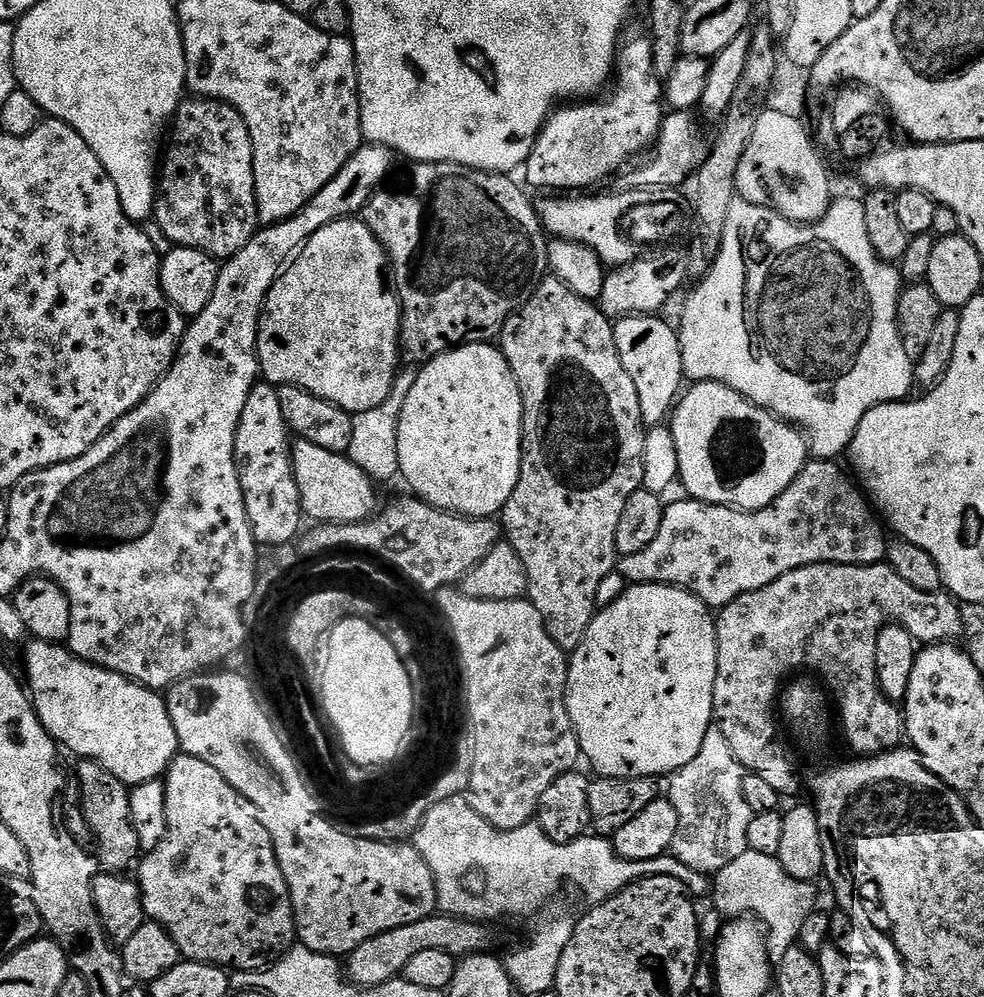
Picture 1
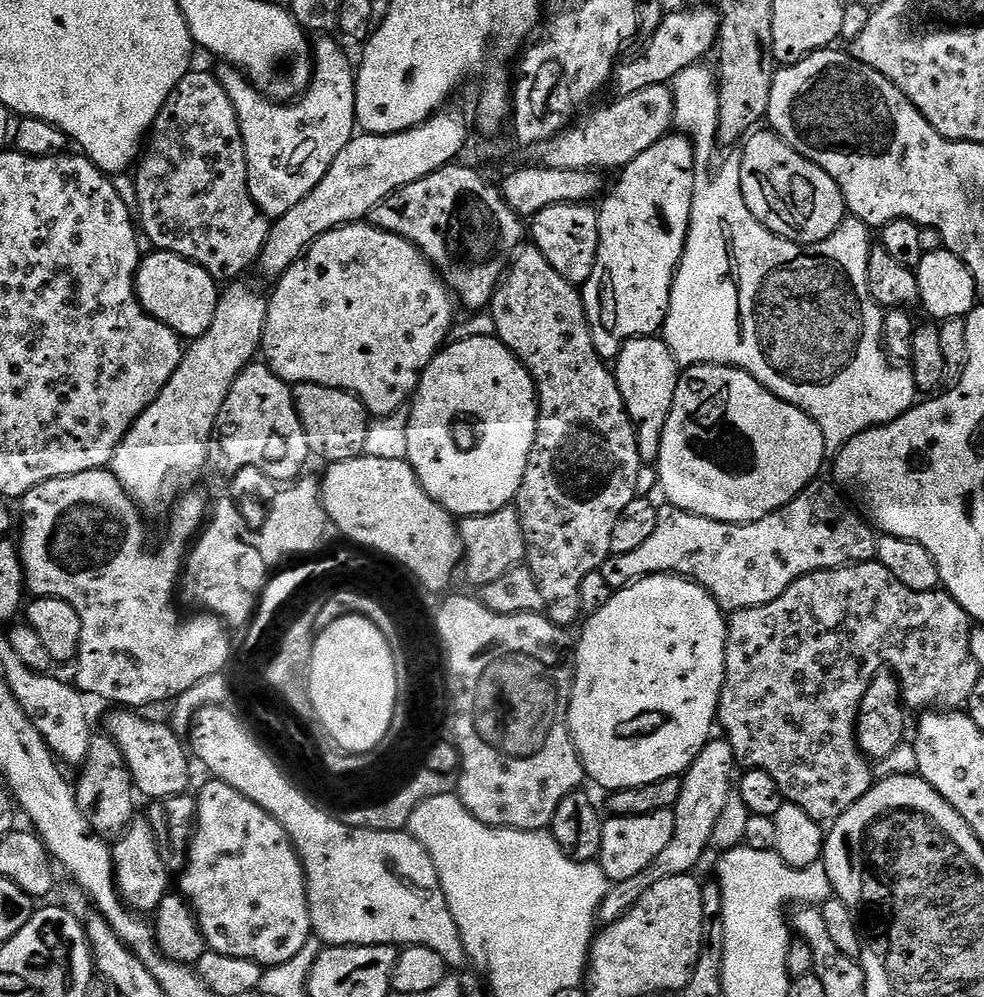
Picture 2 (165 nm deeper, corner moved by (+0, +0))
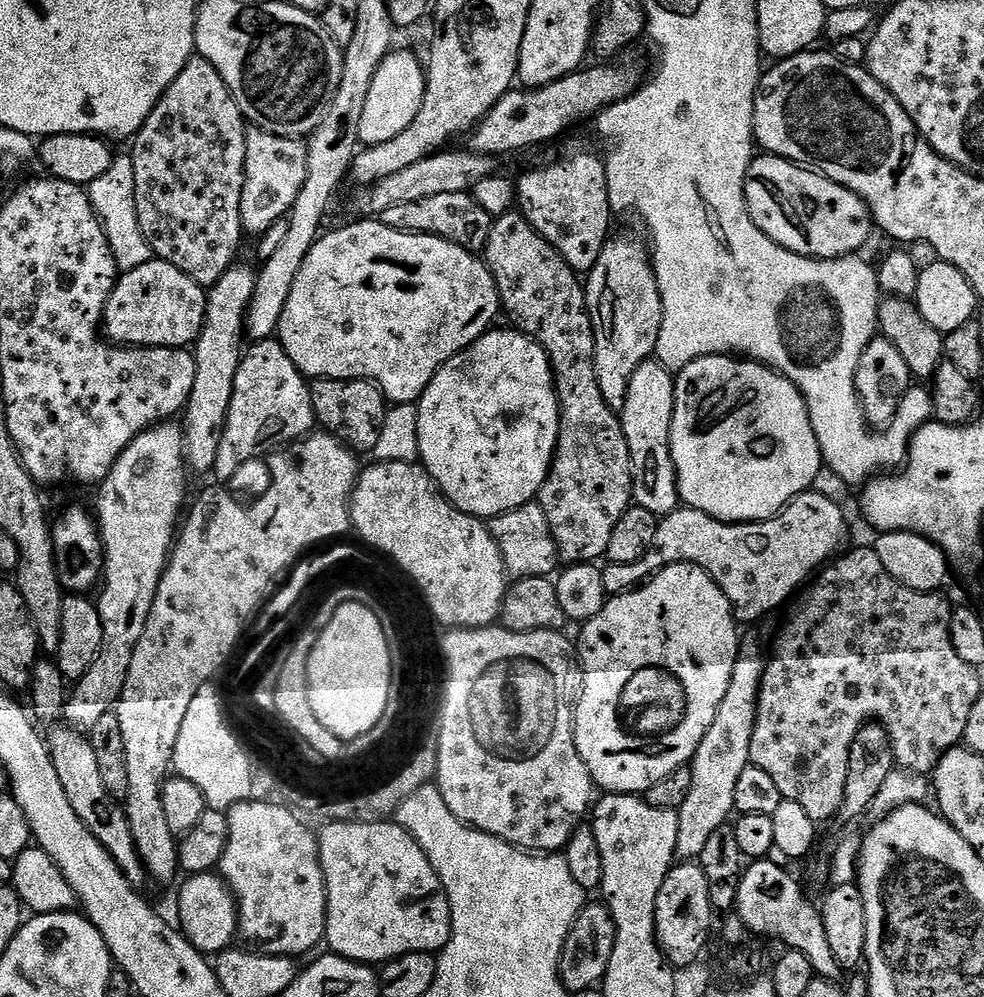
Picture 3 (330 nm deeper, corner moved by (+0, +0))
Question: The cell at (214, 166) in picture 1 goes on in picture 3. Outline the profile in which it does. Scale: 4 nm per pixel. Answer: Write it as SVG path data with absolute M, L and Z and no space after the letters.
M196 54L186 62L182 74L178 74L178 78L174 78L174 82L170 82L170 86L154 106L150 118L146 118L146 122L140 127L130 144L132 147L130 155L134 162L134 198L138 206L138 226L142 226L142 234L146 234L146 242L150 242L153 257L170 262L170 266L178 266L178 270L182 270L182 274L194 278L194 282L198 282L206 290L211 288L214 282L218 282L218 278L222 278L222 274L226 274L226 270L230 270L232 265L237 263L239 256L236 255L240 252L240 243L246 239L242 226L242 190L246 170L247 137L248 128L244 115L240 113L238 102L234 102L226 82L222 82L218 70L214 70L214 66L210 66L210 62L206 62L206 58Z

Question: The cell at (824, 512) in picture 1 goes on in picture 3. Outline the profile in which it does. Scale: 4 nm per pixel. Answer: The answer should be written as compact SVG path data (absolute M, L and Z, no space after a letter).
M813 490L793 498L777 516L755 522L715 520L702 510L681 506L657 523L654 546L646 555L638 558L638 562L603 565L604 586L609 597L618 596L622 592L631 592L671 564L697 564L720 587L722 594L726 594L732 603L732 615L737 621L741 625L752 624L770 615L775 608L782 607L792 595L795 597L813 579L814 574L819 573L845 547L848 520L844 517L844 510L841 505Z

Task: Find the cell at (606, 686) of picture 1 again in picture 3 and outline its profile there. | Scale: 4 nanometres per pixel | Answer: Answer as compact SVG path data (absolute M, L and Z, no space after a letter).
M671 564L656 573L647 582L635 587L631 592L622 592L607 600L597 616L579 629L578 664L582 669L582 687L578 692L578 703L574 708L574 727L576 729L576 745L578 754L582 754L582 762L586 762L586 770L590 770L593 785L608 794L642 794L666 778L666 774L674 774L674 770L685 767L692 755L698 750L702 738L706 738L706 730L710 730L710 722L714 722L714 714L718 714L718 706L722 706L722 698L726 698L726 690L730 687L730 678L734 674L734 662L740 656L742 636L736 633L738 621L732 615L732 603L722 594L718 585L710 579L697 564Z

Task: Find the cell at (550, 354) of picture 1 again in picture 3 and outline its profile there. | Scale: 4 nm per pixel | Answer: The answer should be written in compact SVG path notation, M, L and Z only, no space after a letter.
M519 210L493 219L482 259L500 291L503 315L512 319L510 324L515 331L525 332L531 340L537 340L544 347L552 363L552 375L556 378L556 397L560 399L560 433L548 477L540 488L538 502L546 514L546 522L550 524L550 534L554 536L560 560L565 565L603 561L608 555L610 534L614 534L618 518L622 518L622 514L626 514L633 503L632 463L626 438L622 434L620 417L613 408L606 406L606 398L602 398L602 390L598 390L596 343L585 285L578 273L562 258L562 254L558 254L558 250L554 250L554 246L550 246L550 242L546 242L546 238L542 238L534 226L530 226L524 213Z

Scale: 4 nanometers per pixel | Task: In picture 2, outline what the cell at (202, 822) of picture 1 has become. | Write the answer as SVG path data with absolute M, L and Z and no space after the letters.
M215 778L209 779L209 781L209 784L196 796L196 831L192 834L192 844L188 848L187 861L179 873L179 876L181 875L179 895L183 896L191 906L198 926L204 935L204 943L211 951L226 954L230 958L253 960L255 964L264 968L273 968L282 962L290 962L290 958L294 958L294 954L298 954L298 950L302 950L302 946L306 946L306 942L312 936L312 919L308 909L308 884L304 881L304 867L300 864L300 855L296 853L296 848L290 842L286 830L282 830L278 821L270 814L266 814L266 810L262 810L262 806L250 802L250 798L238 794L238 790L234 790L226 782Z

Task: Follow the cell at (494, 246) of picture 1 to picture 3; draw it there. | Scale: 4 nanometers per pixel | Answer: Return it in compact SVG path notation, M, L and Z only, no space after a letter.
M468 192L458 194L433 194L430 198L421 198L418 202L409 202L402 206L390 206L378 217L381 224L390 226L399 232L422 232L426 236L437 236L454 242L466 250L483 253L490 238L490 226L493 216L486 214L482 206Z

